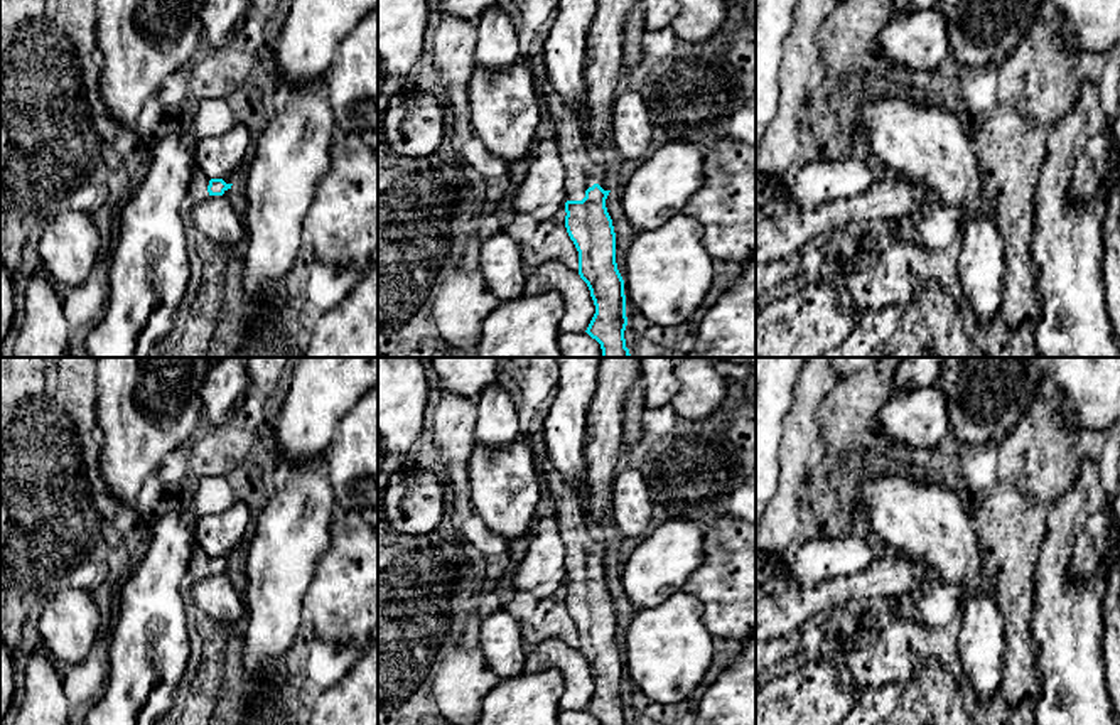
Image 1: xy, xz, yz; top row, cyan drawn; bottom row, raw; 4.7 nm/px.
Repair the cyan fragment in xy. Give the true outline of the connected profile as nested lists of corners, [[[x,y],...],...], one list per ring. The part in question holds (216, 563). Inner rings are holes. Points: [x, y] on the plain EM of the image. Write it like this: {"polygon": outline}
{"polygon": [[[194,546],[187,565],[187,582],[196,582],[209,573],[223,573],[231,563],[223,556],[209,556],[199,546]]]}

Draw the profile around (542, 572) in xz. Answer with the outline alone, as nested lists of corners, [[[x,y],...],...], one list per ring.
[[[555,516],[538,518],[530,533],[523,560],[511,570],[508,582],[535,597],[552,597],[567,580],[565,545]]]

